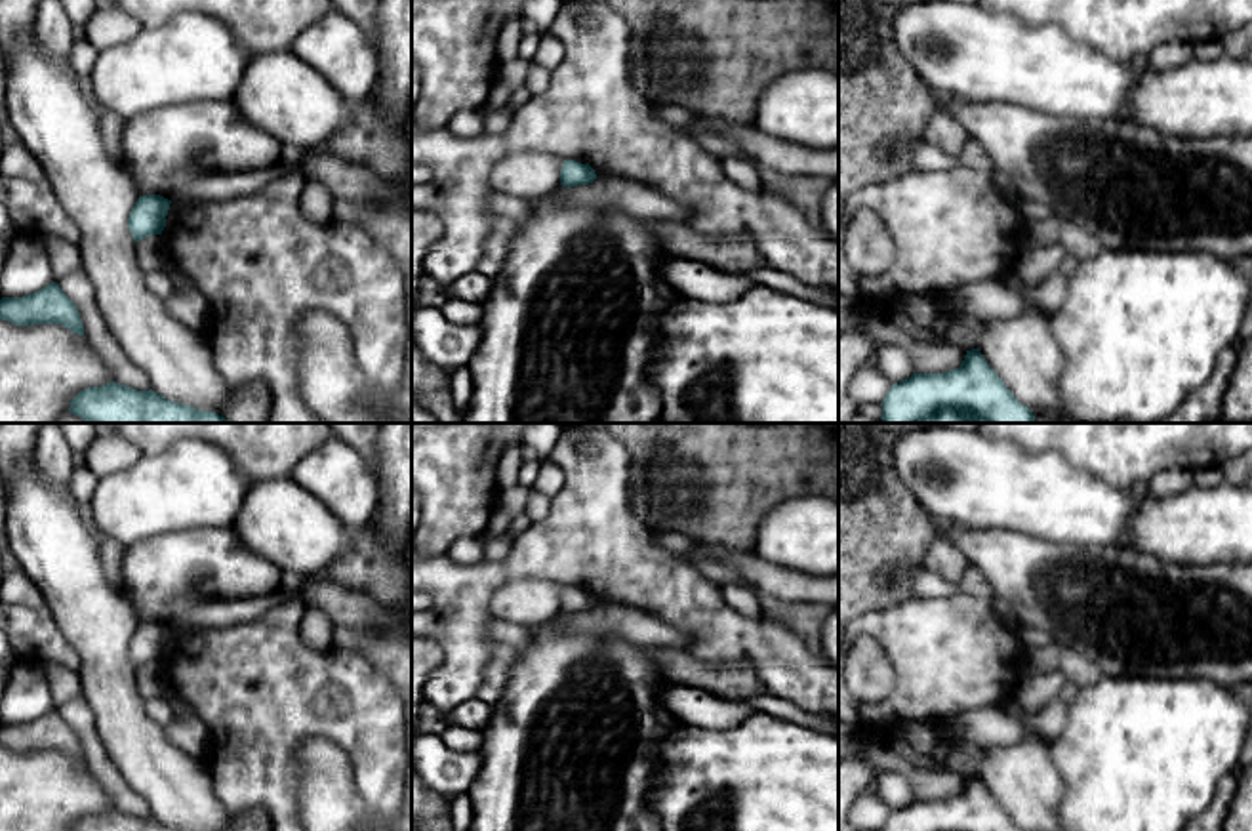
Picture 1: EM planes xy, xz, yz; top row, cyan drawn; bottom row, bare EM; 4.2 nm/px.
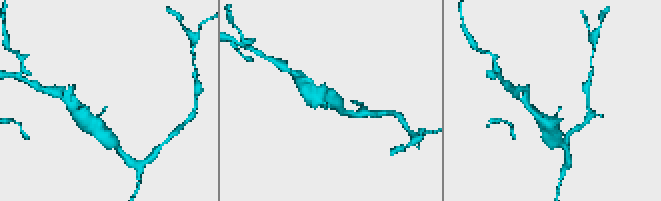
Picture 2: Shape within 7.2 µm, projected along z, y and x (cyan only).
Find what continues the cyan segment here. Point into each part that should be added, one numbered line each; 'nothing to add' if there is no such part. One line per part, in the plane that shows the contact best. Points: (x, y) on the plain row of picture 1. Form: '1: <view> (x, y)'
1: yz (892, 788)

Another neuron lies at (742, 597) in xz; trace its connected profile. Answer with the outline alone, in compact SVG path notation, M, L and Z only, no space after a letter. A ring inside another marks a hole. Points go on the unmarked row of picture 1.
M745 581L724 583L724 585L720 585L720 591L722 591L726 604L732 610L736 610L747 618L753 618L753 619L762 618L762 606L760 606L758 595L757 595L758 591L755 587L751 587L749 583L745 583Z

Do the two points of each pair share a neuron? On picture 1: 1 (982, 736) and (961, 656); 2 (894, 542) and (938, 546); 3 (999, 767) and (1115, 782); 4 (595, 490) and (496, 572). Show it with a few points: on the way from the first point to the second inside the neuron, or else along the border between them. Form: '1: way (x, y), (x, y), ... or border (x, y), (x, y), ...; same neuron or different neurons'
1: border (999, 704), (959, 711), (948, 723); different neurons
2: border (934, 526), (921, 565); different neurons
3: border (1049, 744), (1062, 782), (1058, 810); different neurons
4: way (570, 515), (521, 563); same neuron

